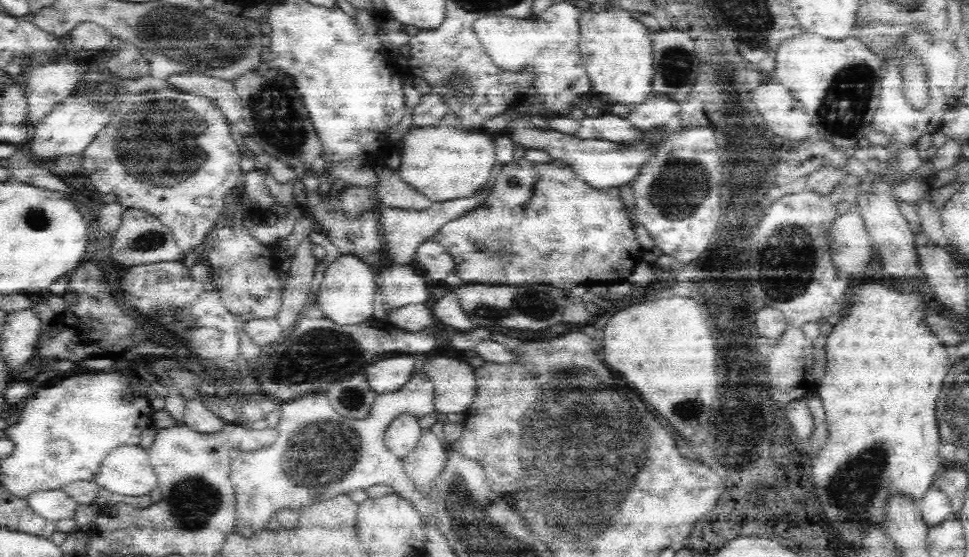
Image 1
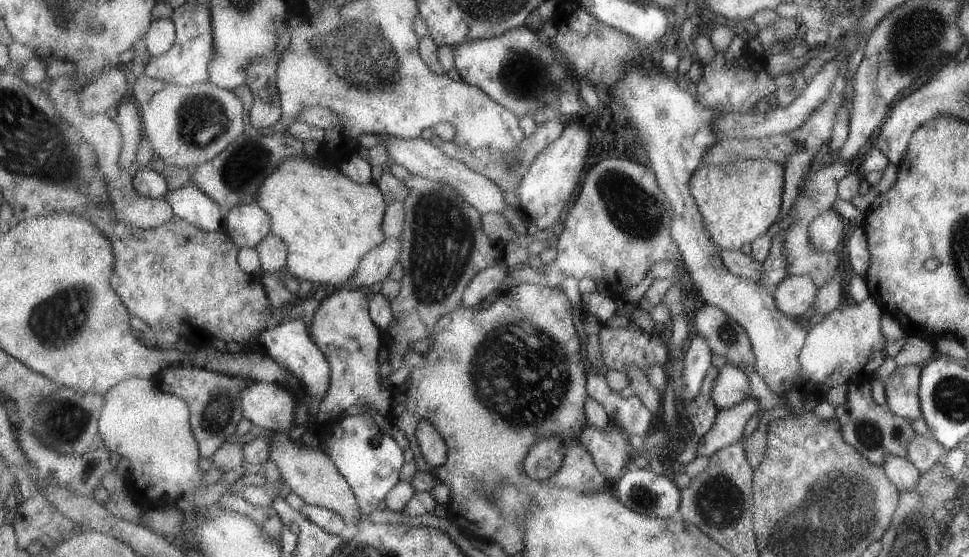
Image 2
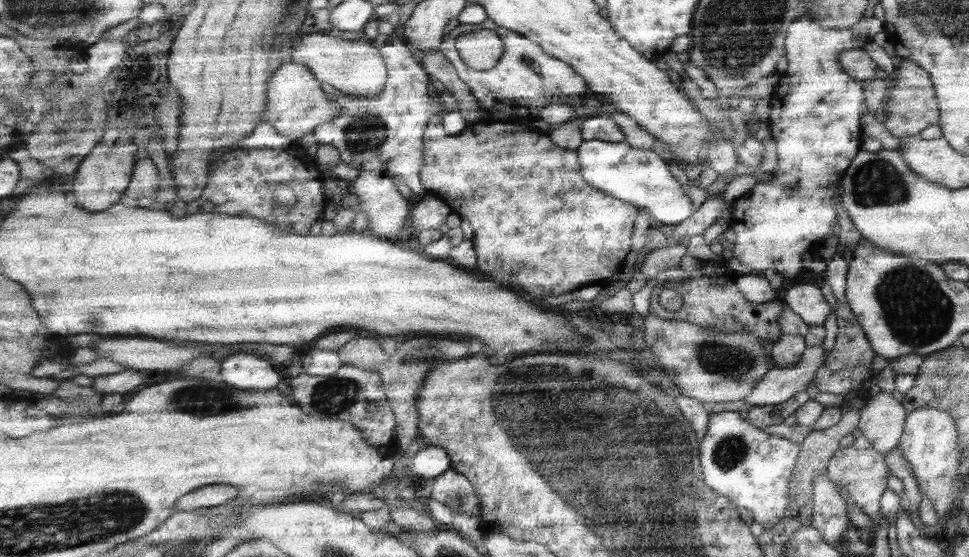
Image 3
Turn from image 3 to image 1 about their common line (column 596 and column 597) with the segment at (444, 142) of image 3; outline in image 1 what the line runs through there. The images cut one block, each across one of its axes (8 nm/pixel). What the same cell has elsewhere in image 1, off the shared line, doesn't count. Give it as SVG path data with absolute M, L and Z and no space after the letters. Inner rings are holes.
M524 158L514 164L504 166L494 184L488 200L482 208L470 210L458 220L448 222L432 236L432 242L444 246L448 254L454 256L456 274L464 282L472 284L550 284L560 290L572 290L582 284L596 282L628 282L636 266L642 260L642 246L634 234L634 222L628 220L626 206L620 198L620 188L596 190L588 186L578 172L574 172L566 162L552 160L548 164L530 164ZM474 240L482 240L486 246L482 252L476 252Z

